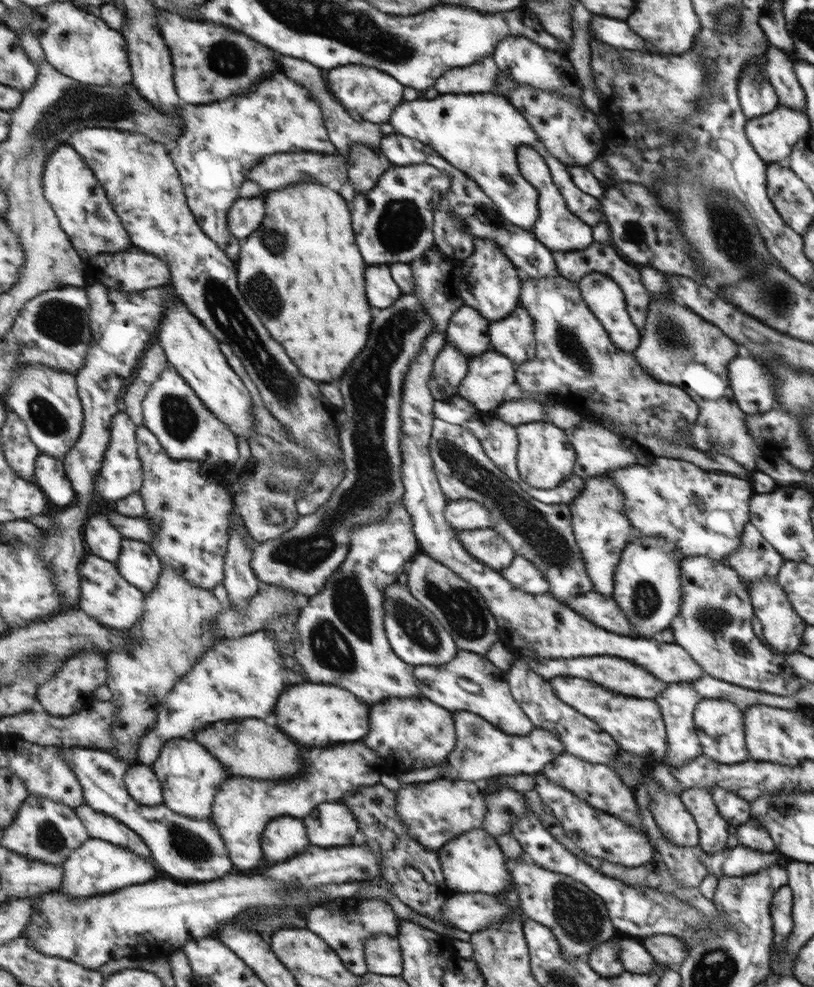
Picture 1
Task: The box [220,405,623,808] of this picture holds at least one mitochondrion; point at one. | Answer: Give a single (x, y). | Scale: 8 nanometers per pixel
(530, 524)

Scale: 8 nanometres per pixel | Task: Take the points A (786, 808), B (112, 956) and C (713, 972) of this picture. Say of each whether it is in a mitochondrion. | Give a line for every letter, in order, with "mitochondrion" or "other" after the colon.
A: other
B: other
C: mitochondrion

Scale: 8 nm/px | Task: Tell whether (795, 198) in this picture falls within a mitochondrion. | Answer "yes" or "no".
yes

